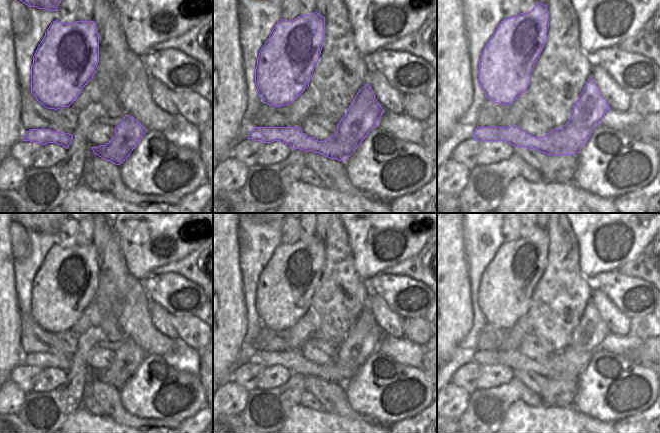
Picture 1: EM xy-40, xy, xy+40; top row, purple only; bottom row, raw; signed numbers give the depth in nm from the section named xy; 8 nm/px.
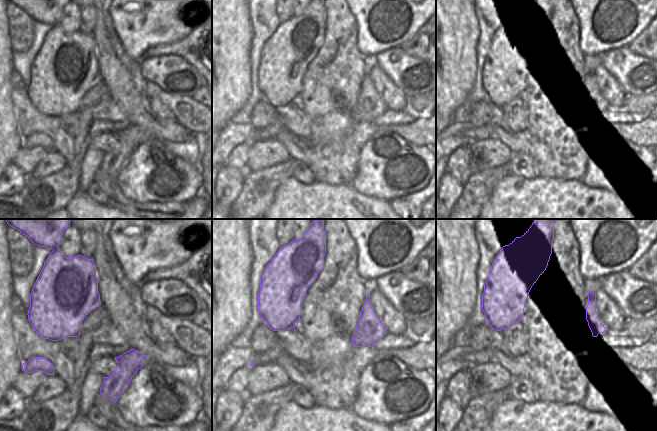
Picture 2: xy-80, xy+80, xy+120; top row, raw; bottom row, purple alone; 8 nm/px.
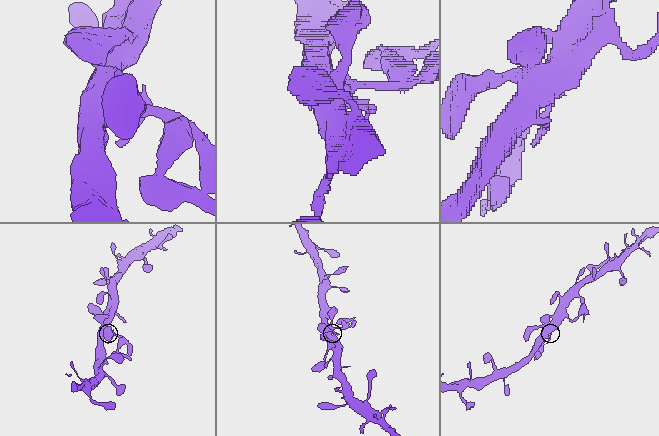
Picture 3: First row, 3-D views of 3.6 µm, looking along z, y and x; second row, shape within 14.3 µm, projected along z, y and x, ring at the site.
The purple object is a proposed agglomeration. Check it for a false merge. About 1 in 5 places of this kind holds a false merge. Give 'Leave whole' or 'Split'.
Leave whole.

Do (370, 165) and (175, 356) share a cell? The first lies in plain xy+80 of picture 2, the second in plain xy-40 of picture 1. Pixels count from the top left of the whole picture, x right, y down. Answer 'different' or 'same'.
different

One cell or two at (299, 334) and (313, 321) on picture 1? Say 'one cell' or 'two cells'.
one cell

